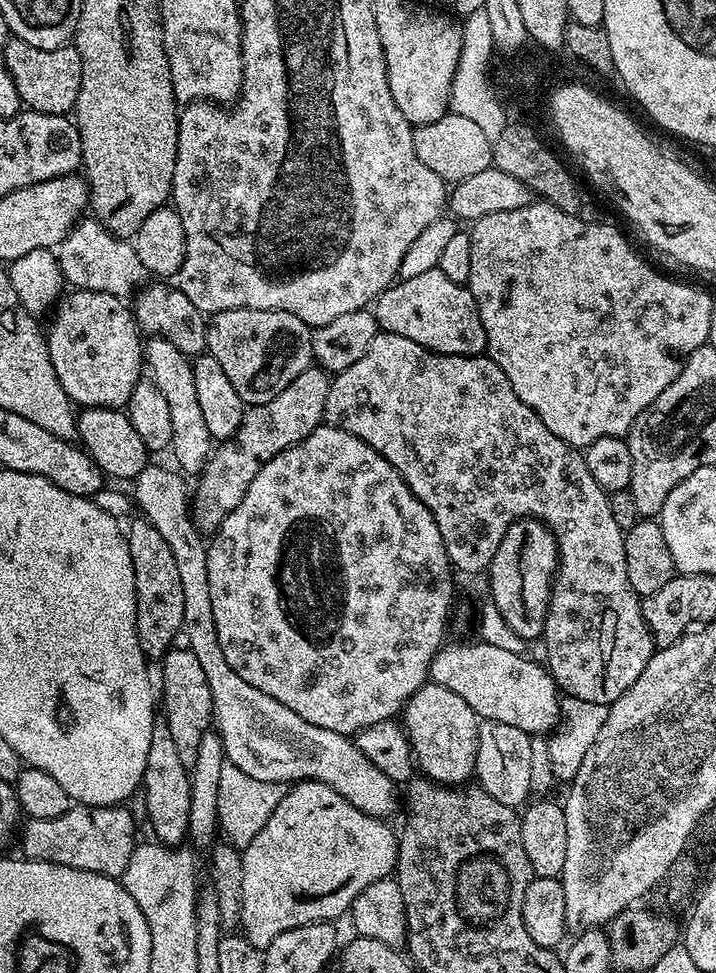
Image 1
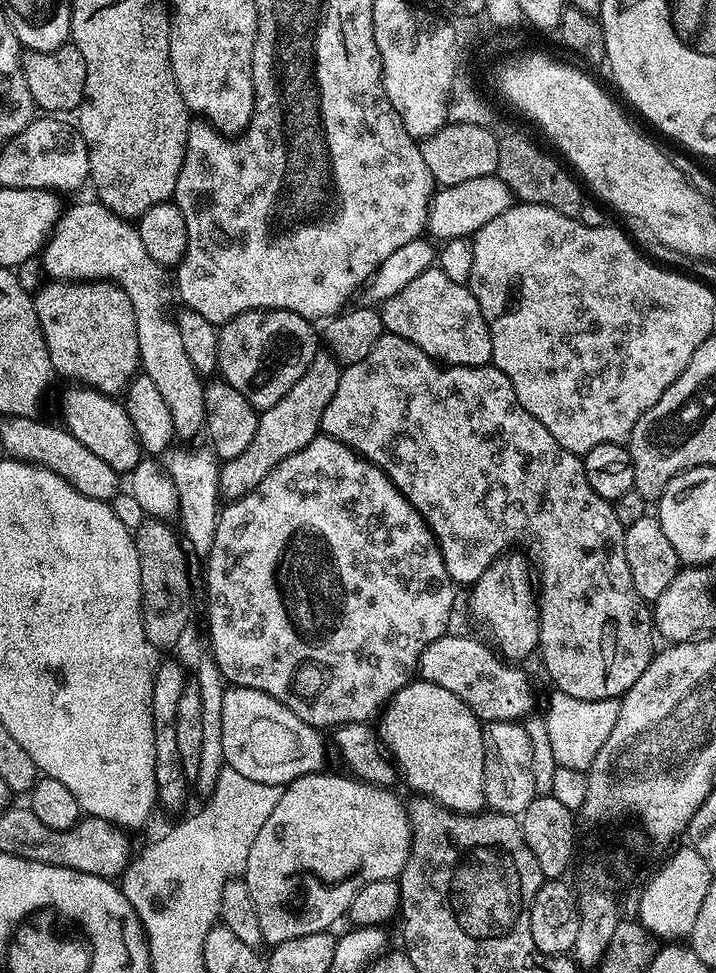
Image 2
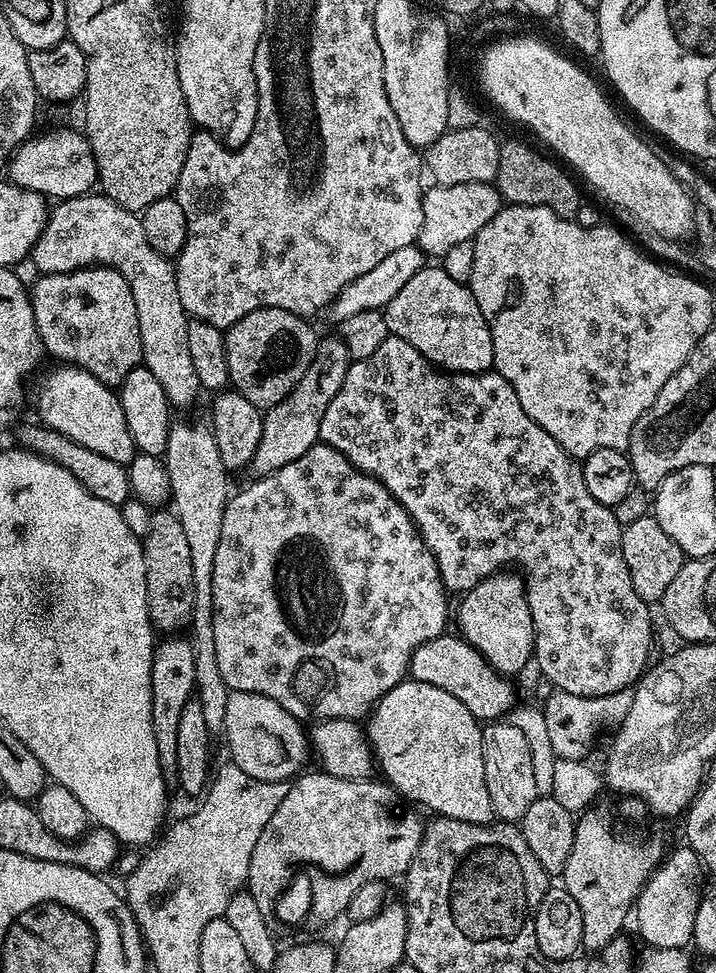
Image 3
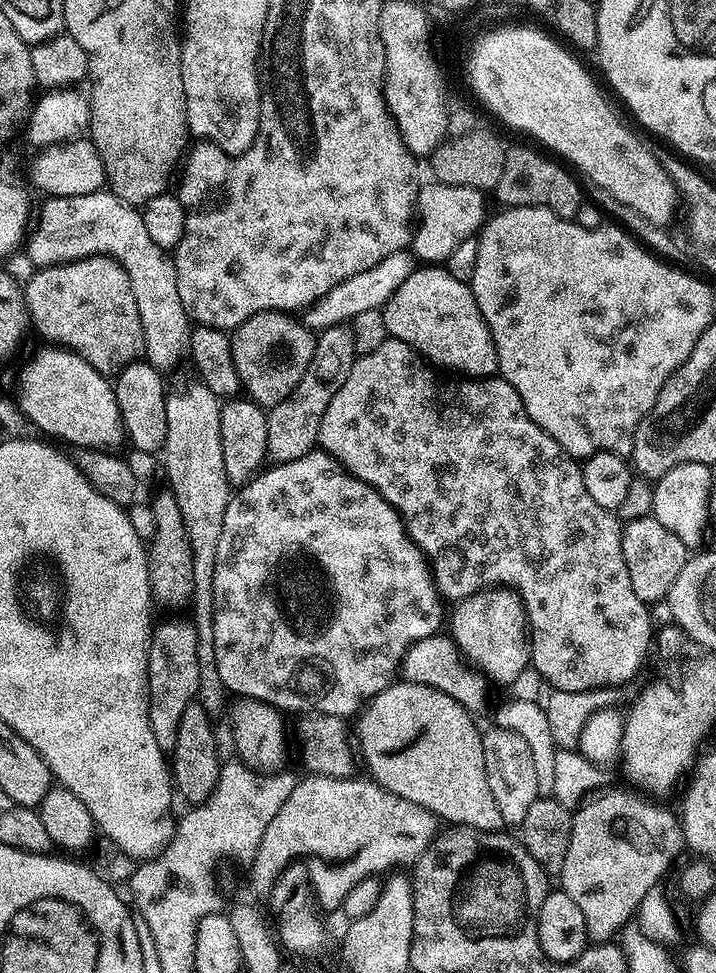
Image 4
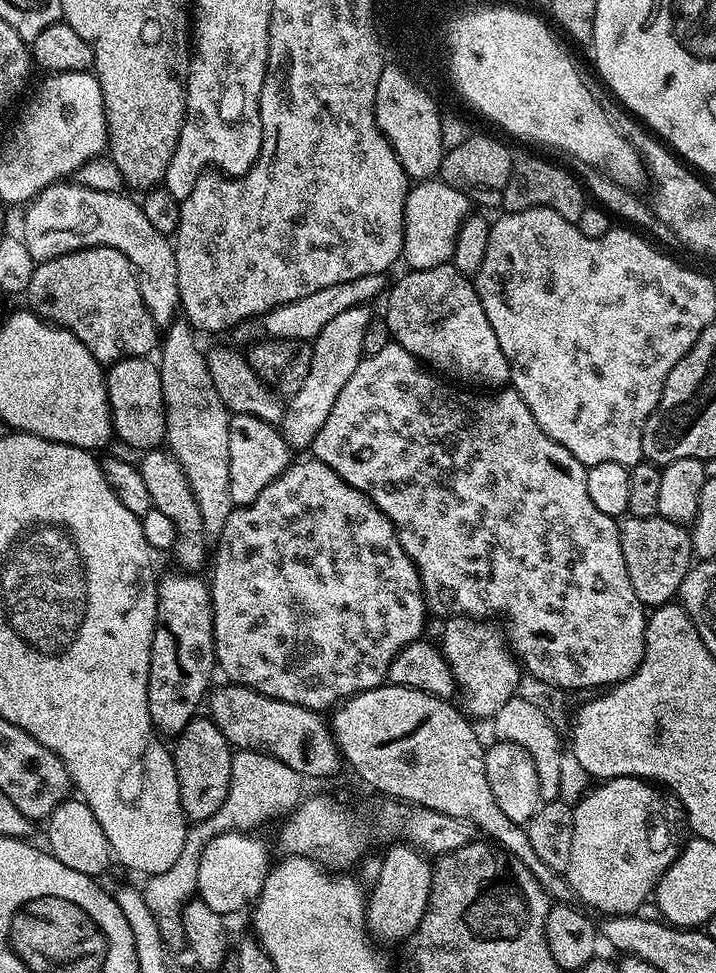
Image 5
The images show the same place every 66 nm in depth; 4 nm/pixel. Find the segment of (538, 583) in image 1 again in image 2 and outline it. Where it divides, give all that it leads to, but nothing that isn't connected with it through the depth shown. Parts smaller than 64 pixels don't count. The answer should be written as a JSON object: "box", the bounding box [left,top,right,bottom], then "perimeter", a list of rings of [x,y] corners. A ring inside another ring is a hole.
{"box":[470,551,540,662],"perimeter":[[[509,551],[501,554],[492,561],[492,564],[470,588],[470,608],[477,612],[482,619],[488,623],[492,636],[496,639],[495,647],[509,661],[524,662],[528,655],[535,653],[540,646],[540,605],[538,603],[538,592],[534,587],[534,572],[528,569],[528,560],[520,552]]]}

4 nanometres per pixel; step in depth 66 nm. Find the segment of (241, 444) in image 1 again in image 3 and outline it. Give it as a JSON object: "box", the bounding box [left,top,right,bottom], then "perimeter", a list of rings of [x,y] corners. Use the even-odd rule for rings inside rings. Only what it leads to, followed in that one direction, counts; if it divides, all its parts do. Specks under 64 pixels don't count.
{"box":[250,336,350,477],"perimeter":[[[332,336],[325,340],[323,337],[317,343],[316,356],[306,374],[302,374],[302,382],[298,382],[298,386],[294,386],[292,393],[282,398],[282,402],[263,413],[262,438],[250,461],[253,477],[269,476],[277,472],[282,466],[302,458],[302,454],[306,454],[306,450],[310,450],[320,440],[322,414],[326,414],[326,406],[330,406],[334,394],[338,394],[338,389],[342,387],[342,378],[346,378],[350,363],[344,341]]]}

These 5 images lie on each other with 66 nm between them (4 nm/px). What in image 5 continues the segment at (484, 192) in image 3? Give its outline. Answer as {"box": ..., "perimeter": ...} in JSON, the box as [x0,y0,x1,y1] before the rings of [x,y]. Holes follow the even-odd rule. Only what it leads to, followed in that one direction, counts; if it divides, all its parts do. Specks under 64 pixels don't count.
{"box":[403,178,469,270],"perimeter":[[[439,178],[413,183],[409,187],[404,207],[403,263],[408,263],[407,267],[412,270],[449,263],[454,254],[454,242],[458,238],[458,230],[469,215],[469,193],[458,190]]]}

